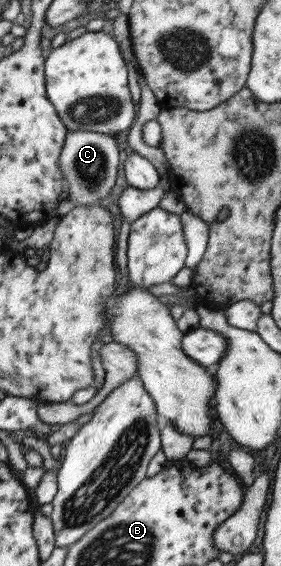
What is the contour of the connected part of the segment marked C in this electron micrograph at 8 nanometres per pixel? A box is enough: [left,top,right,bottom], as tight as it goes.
[57,130,119,206]

